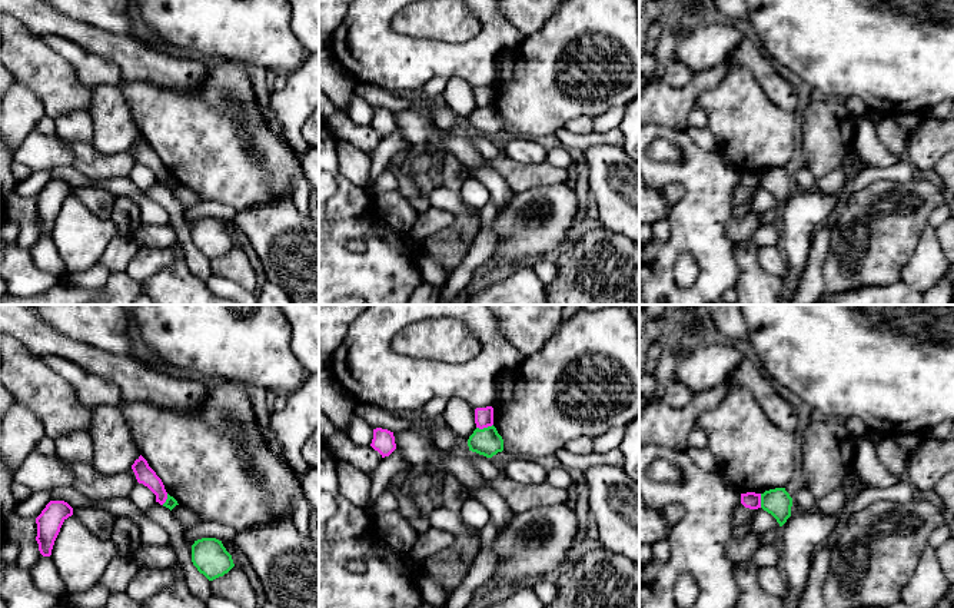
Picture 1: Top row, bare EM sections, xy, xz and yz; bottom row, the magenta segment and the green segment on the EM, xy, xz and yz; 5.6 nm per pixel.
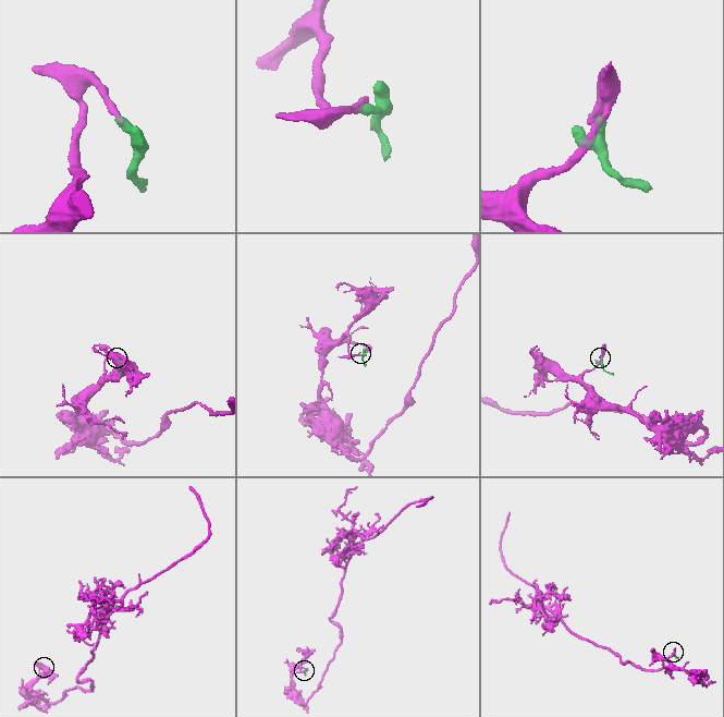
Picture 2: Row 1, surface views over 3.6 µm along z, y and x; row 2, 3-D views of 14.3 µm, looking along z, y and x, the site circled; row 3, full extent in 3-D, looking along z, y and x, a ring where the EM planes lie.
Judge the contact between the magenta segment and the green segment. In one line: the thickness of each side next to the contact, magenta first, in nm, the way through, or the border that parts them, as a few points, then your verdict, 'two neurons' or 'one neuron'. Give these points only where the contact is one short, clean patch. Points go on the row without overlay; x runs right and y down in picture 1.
calibres 110 and 160 nm; border xz (492, 103), (476, 108); two neurons

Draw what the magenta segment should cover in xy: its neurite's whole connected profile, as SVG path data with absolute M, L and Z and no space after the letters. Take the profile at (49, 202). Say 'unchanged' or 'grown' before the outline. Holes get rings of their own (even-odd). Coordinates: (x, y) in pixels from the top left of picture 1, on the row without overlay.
unchanged; M50 180L36 197L39 230L43 236L50 236L54 220L63 202L73 195L73 187L64 180Z

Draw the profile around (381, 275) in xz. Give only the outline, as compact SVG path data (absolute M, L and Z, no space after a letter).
M319 124L319 170L330 173L338 183L335 195L319 202L319 305L335 305L346 296L358 296L366 305L406 305L412 292L423 282L419 266L376 236L375 226L380 217L375 197L340 175L336 140L329 127ZM349 239L365 239L366 250L349 252L345 247Z

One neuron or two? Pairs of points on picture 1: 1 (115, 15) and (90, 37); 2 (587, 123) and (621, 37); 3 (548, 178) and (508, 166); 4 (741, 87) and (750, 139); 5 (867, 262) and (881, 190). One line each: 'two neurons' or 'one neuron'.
1: two neurons
2: two neurons
3: one neuron
4: one neuron
5: one neuron

